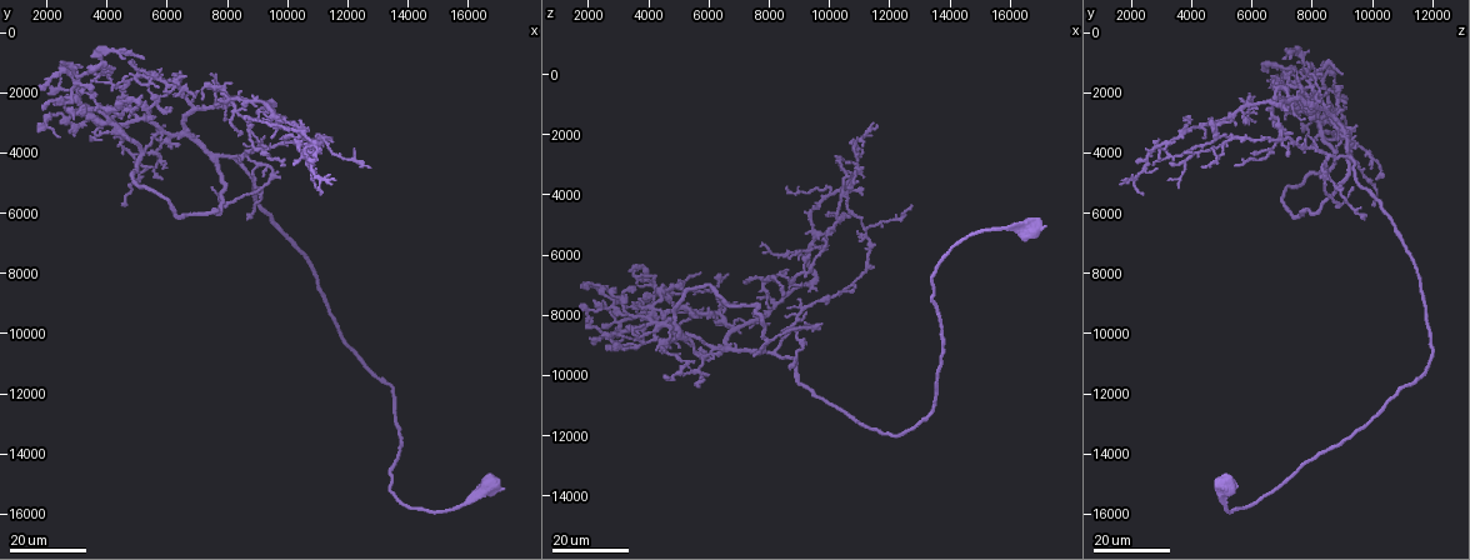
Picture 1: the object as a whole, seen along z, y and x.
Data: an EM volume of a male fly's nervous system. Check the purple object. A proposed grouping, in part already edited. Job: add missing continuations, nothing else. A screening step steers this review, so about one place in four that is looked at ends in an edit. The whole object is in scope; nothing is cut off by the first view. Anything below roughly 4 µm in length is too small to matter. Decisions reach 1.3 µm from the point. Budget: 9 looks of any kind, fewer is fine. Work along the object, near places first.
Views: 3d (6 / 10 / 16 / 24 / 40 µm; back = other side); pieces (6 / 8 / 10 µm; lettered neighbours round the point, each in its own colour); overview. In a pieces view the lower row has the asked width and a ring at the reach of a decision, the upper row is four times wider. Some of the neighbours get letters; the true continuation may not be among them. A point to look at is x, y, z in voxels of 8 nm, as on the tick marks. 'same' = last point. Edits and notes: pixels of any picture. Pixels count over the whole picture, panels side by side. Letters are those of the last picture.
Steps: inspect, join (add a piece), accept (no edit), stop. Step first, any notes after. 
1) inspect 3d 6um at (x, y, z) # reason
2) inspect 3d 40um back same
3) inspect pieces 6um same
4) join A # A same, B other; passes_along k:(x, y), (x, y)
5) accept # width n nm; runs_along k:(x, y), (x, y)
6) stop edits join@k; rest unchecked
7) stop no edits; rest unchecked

inspect 3d 16um at (4700, 1000, 7800) # free end

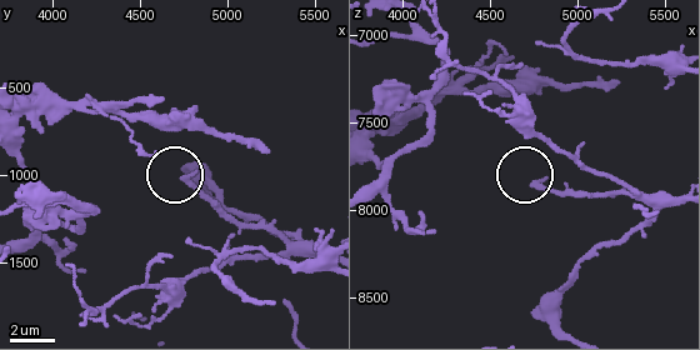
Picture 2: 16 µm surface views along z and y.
inspect pieces 10um at (4760, 1020, 7860)

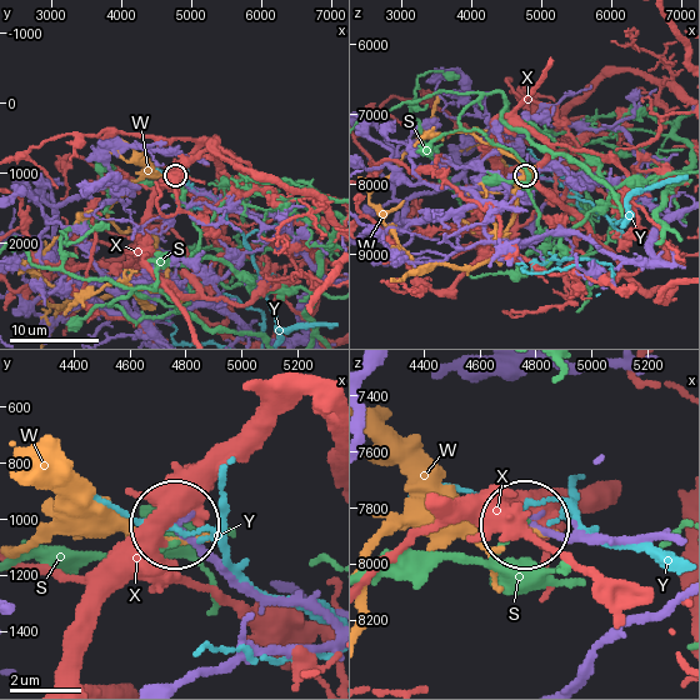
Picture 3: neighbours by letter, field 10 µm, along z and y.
accept # S other, W other, X other, Y other; no lettered piece goes on from it

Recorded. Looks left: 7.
inspect 3d 16um at (5200, 2100, 6900) # branch stops here

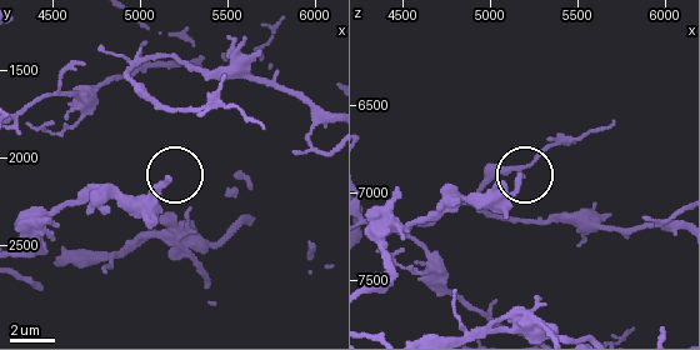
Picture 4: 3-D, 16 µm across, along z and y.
inspect pieces 8um at (5160, 2120, 6920) # see the neighbours

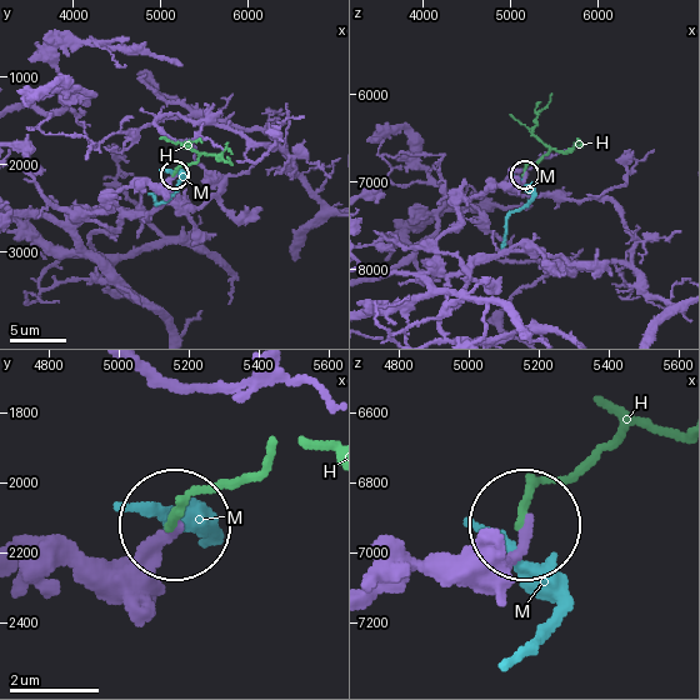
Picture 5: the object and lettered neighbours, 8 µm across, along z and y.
accept # H other, M other; no lettered piece goes on from it

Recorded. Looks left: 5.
inspect 3d 24um at (2500, 1000, 7600) # an open end

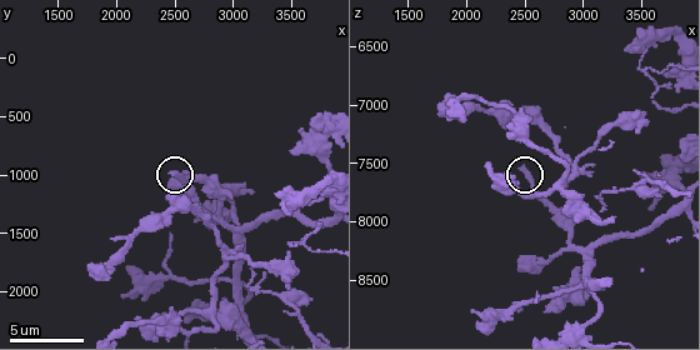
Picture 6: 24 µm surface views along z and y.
inspect pieces 8um at (2500, 1000, 7540)

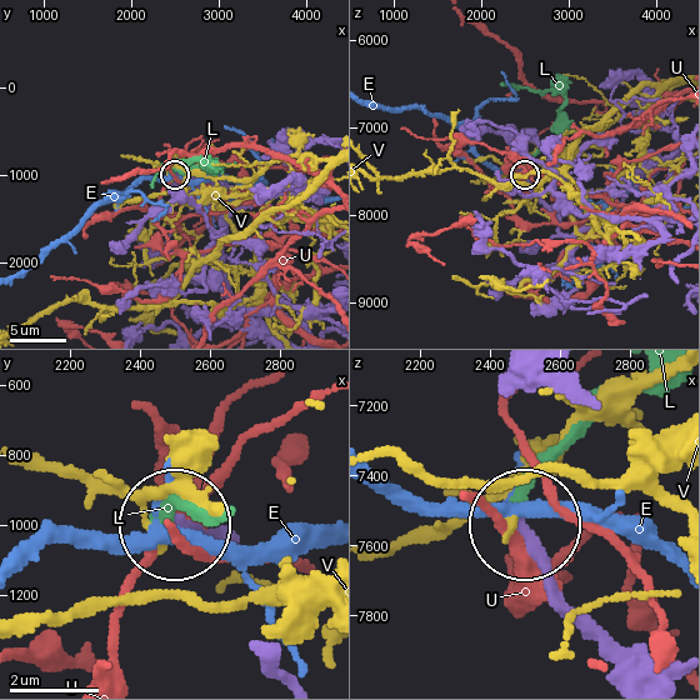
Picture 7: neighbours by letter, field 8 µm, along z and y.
join L # E other, L same, U other, V other; it goes on there

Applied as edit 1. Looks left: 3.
inspect 3d 24um at (2400, 3500, 7700) # end of a long branch

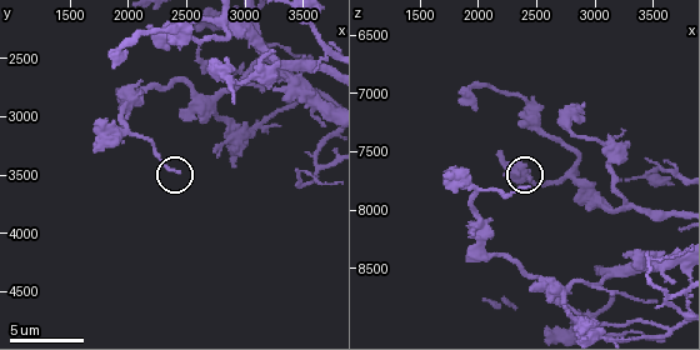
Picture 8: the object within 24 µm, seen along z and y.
inspect pieces 10um at (2440, 3480, 7780) # see the neighbours

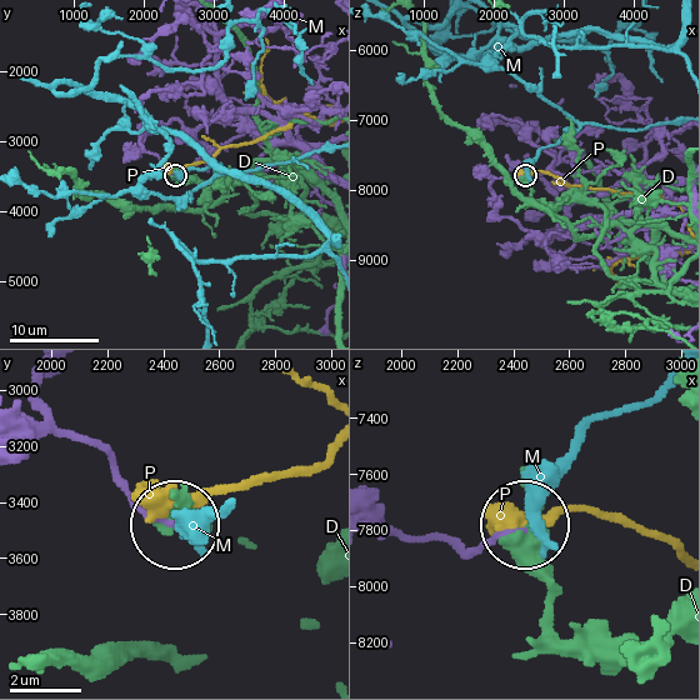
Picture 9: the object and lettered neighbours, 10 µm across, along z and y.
accept # D other, M other, P other; none of them fits

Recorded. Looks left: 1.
stop edits join@7; rest unchecked

